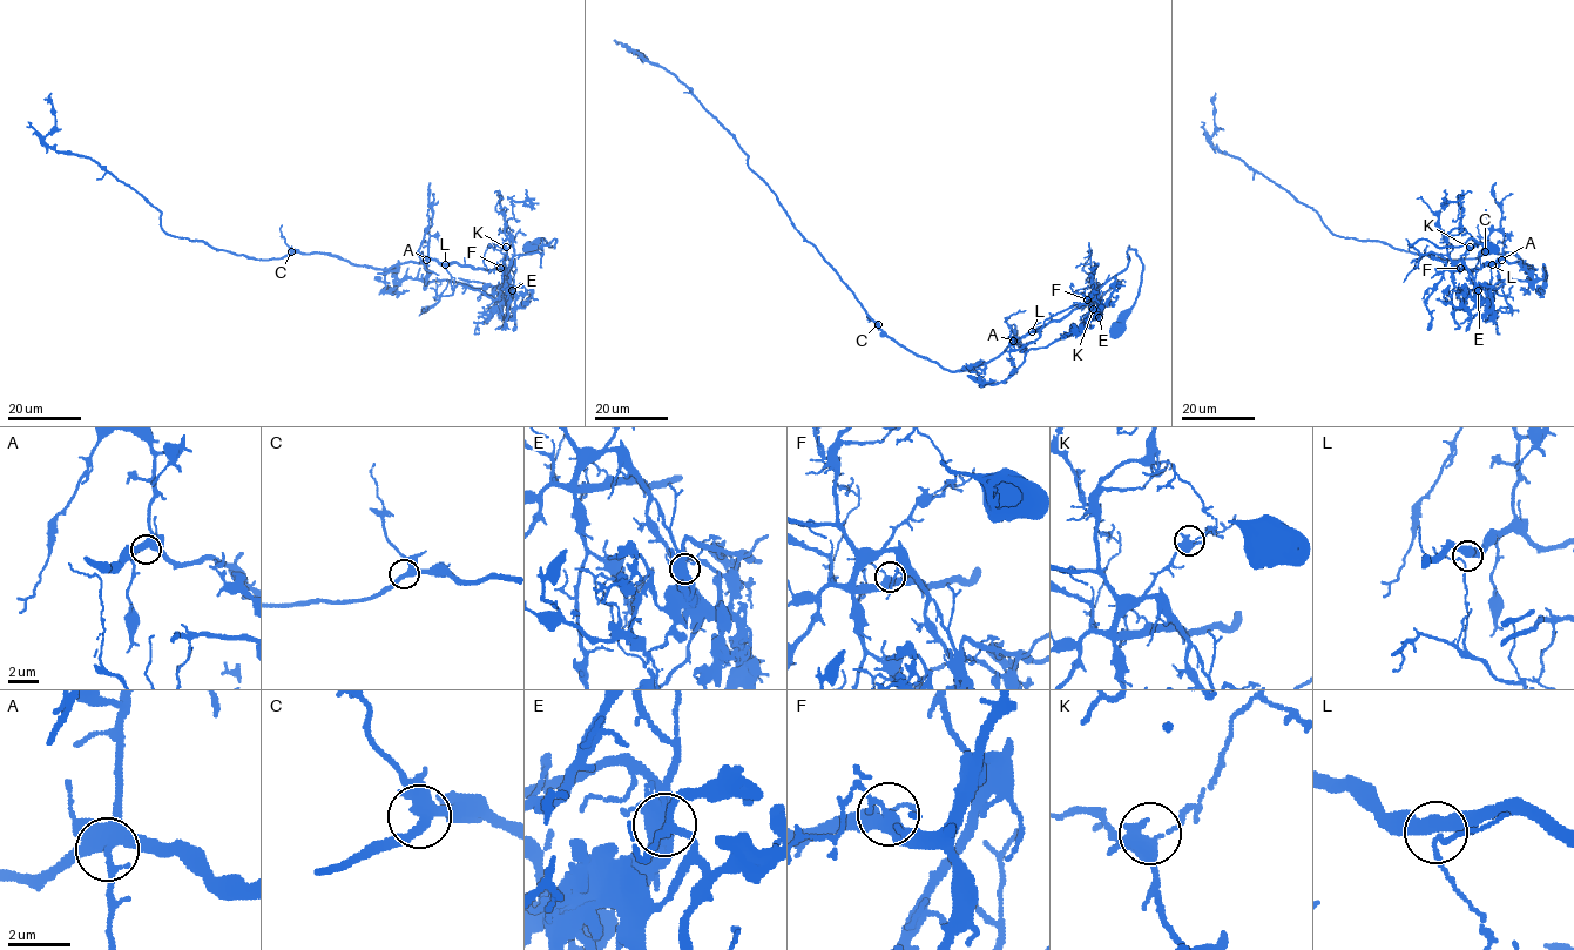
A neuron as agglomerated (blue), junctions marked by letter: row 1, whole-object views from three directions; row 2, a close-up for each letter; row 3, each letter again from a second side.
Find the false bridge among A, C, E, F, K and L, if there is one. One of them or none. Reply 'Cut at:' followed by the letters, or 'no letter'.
Cut at: E

